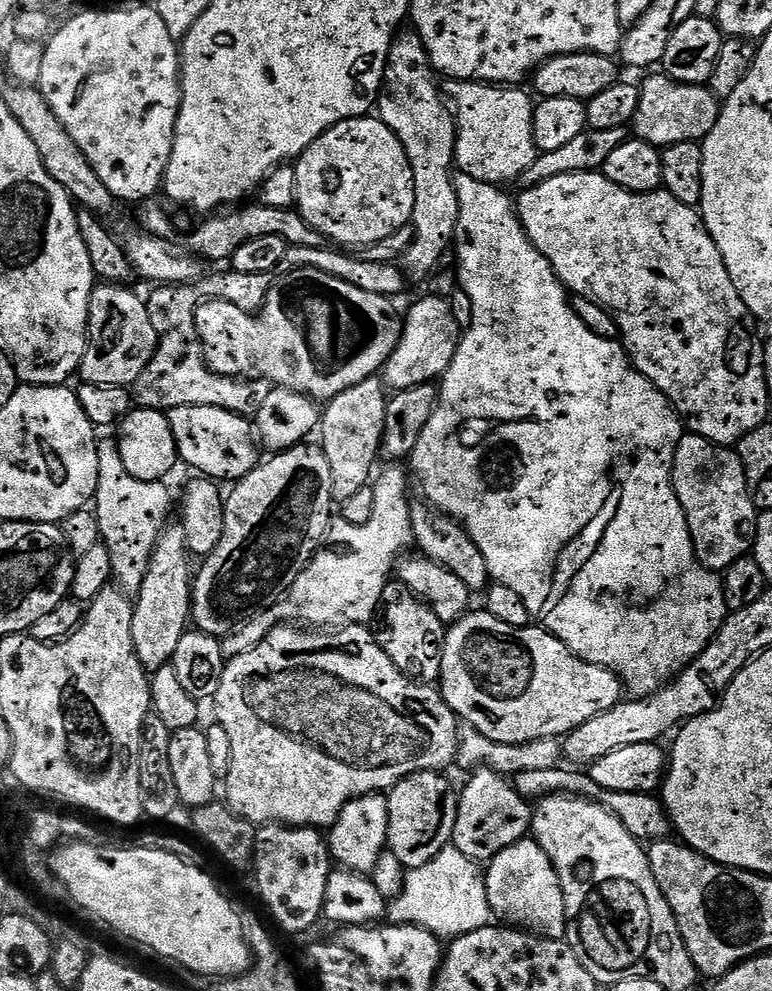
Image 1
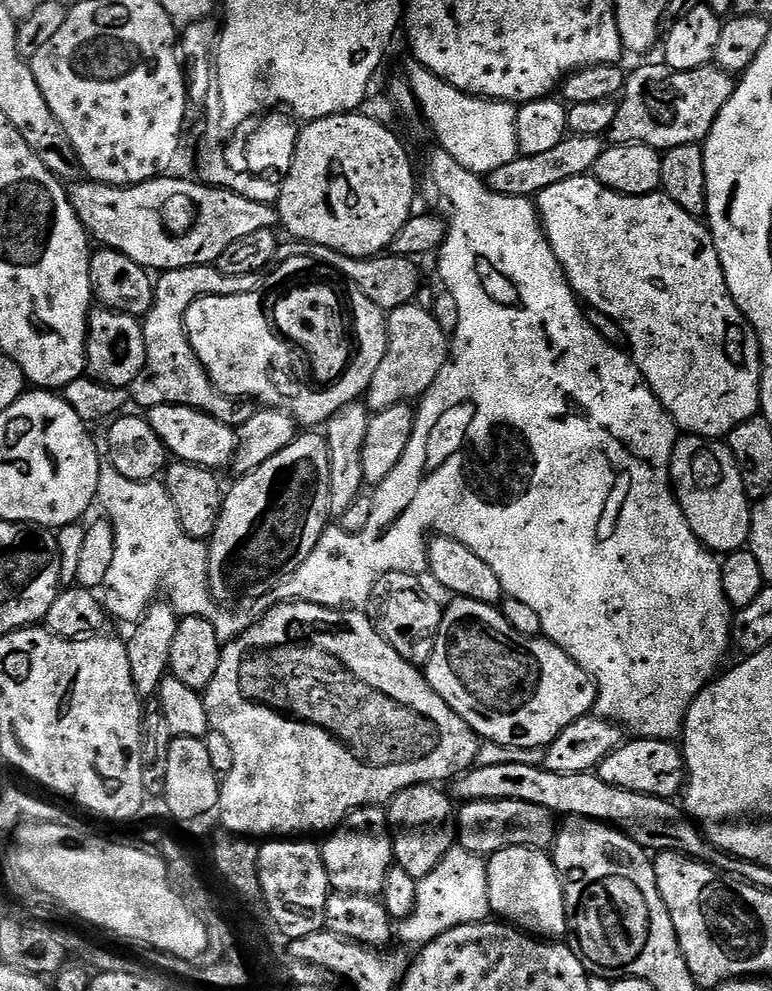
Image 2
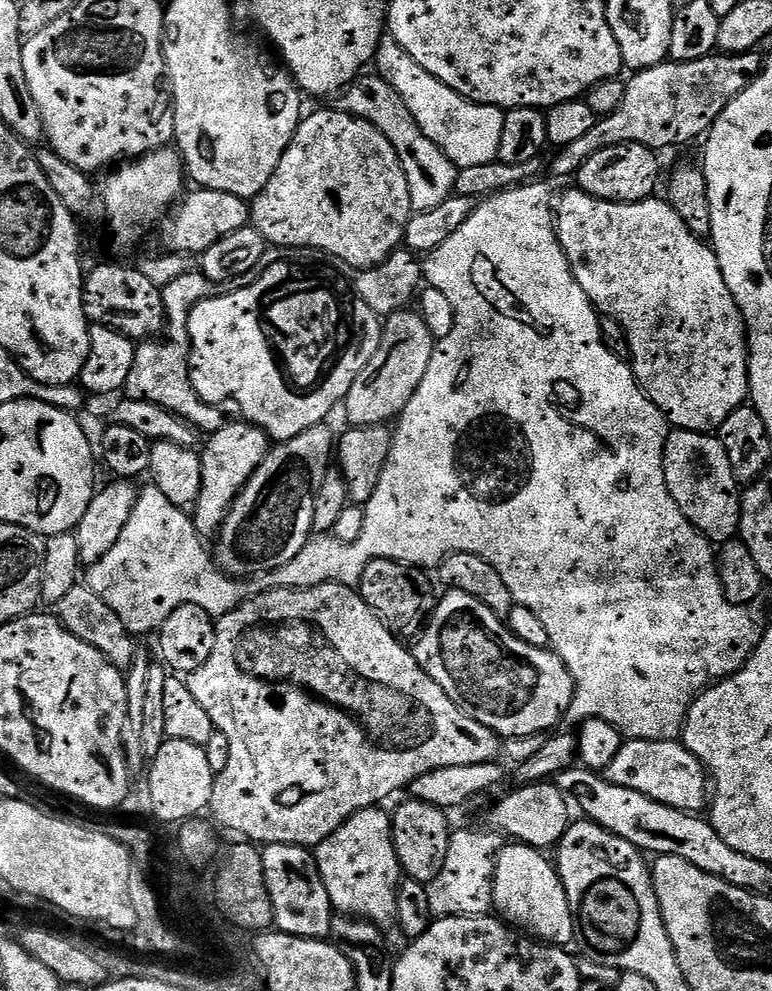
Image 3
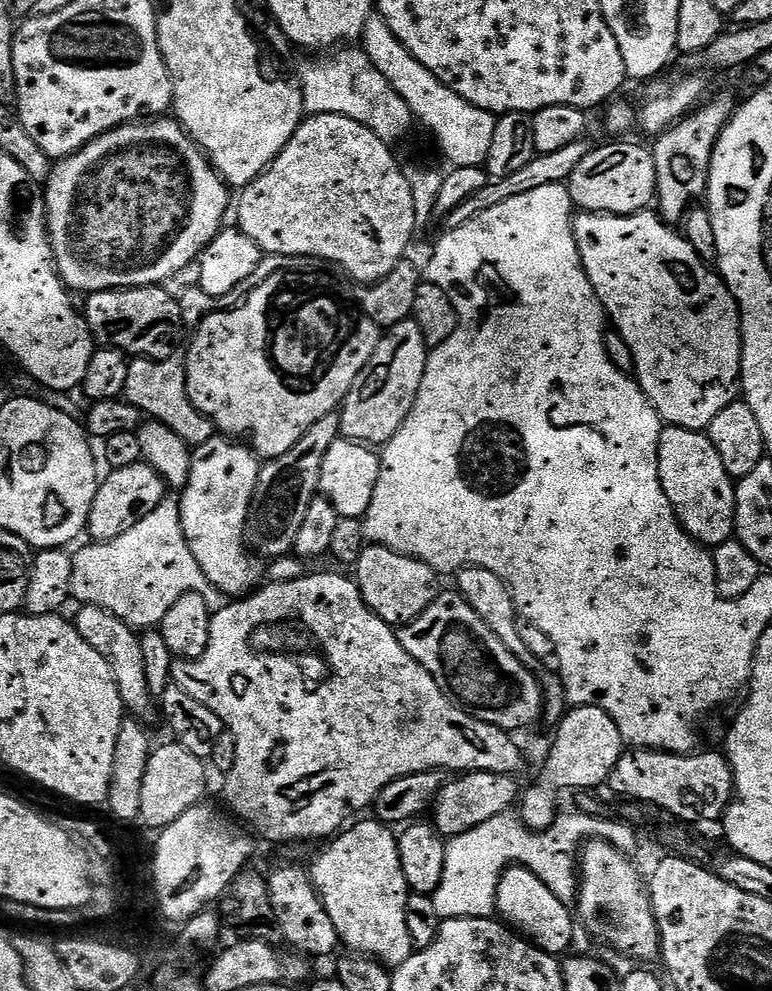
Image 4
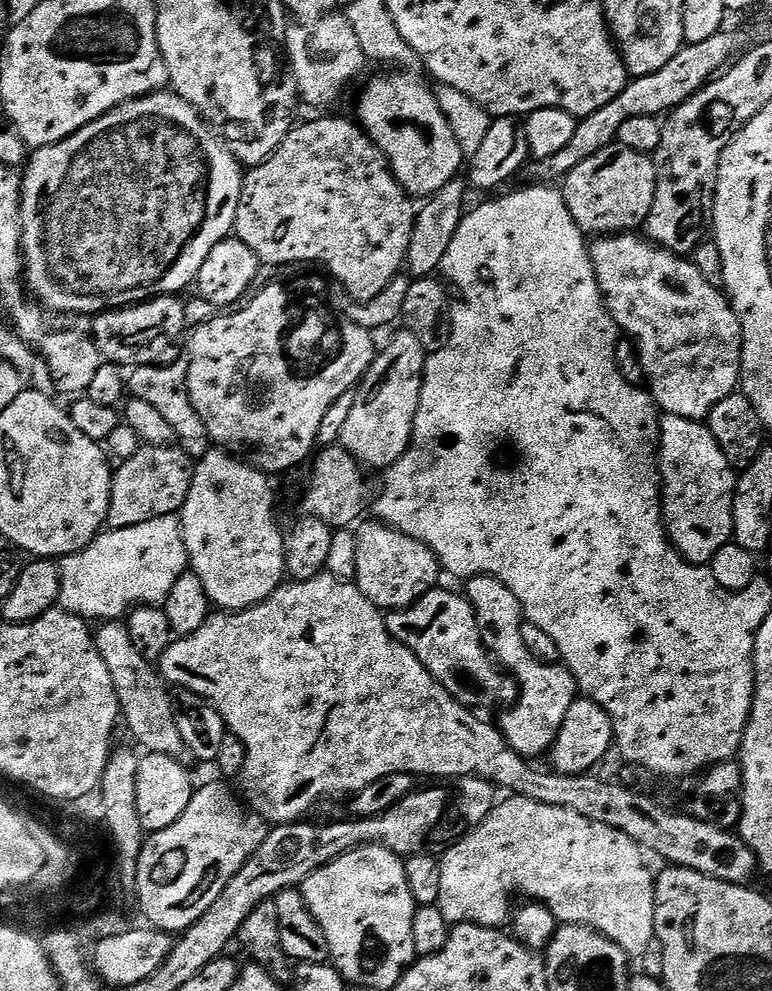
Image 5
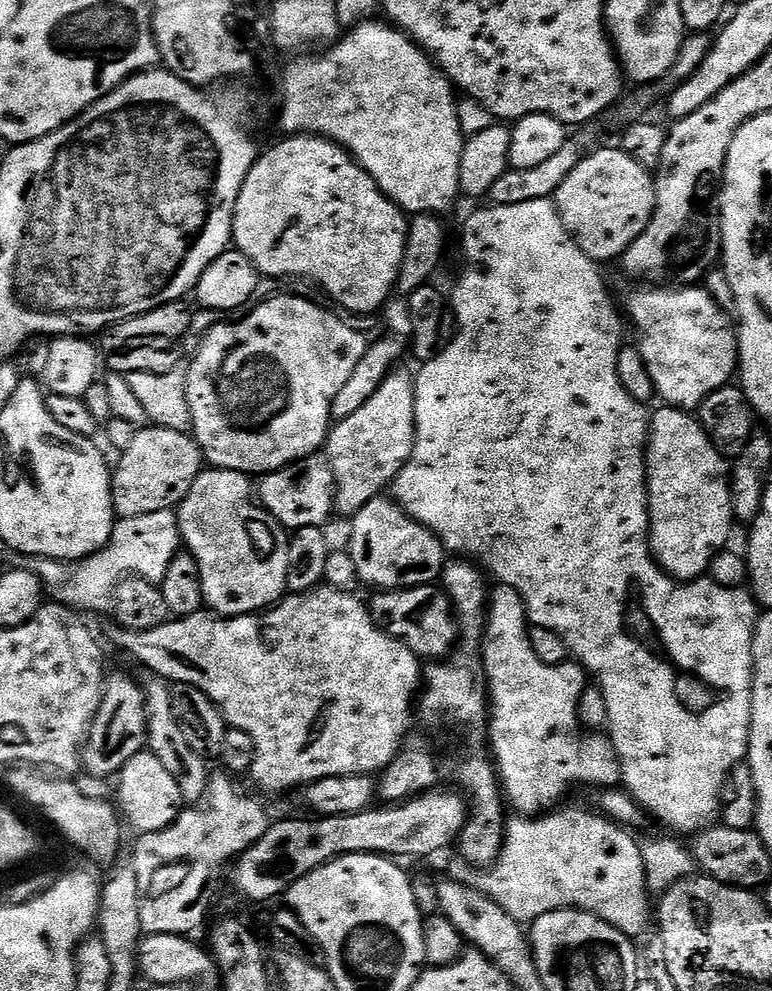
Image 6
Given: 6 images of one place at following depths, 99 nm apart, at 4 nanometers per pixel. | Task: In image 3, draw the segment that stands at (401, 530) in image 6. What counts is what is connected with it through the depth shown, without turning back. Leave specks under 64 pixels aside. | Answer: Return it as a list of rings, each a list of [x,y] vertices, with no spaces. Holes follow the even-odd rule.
[[[372,560],[370,566],[366,566],[366,570],[362,570],[362,578],[358,585],[360,597],[376,611],[377,616],[381,620],[387,622],[391,632],[404,642],[412,642],[419,637],[424,630],[425,621],[431,616],[433,610],[436,609],[436,601],[438,599],[437,585],[434,583],[434,580],[434,585],[432,585],[431,578],[424,572],[427,571],[423,567],[399,564],[393,560]]]

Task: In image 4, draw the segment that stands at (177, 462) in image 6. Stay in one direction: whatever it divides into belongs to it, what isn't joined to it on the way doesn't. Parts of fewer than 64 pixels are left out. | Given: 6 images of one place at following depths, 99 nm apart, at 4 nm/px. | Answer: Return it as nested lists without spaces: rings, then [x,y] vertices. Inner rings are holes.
[[[143,462],[134,466],[113,468],[107,473],[109,476],[99,481],[94,502],[90,506],[88,515],[87,535],[93,541],[109,544],[118,534],[126,534],[130,526],[134,526],[146,514],[153,512],[166,499],[166,485],[158,470]]]

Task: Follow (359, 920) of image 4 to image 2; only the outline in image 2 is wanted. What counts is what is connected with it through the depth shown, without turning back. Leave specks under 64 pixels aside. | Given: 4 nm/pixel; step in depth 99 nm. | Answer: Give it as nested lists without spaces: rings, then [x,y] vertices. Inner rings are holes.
[[[369,806],[351,812],[343,824],[323,841],[324,865],[329,885],[338,892],[357,892],[379,897],[384,891],[386,874],[394,867],[392,834],[388,813],[383,807]]]

